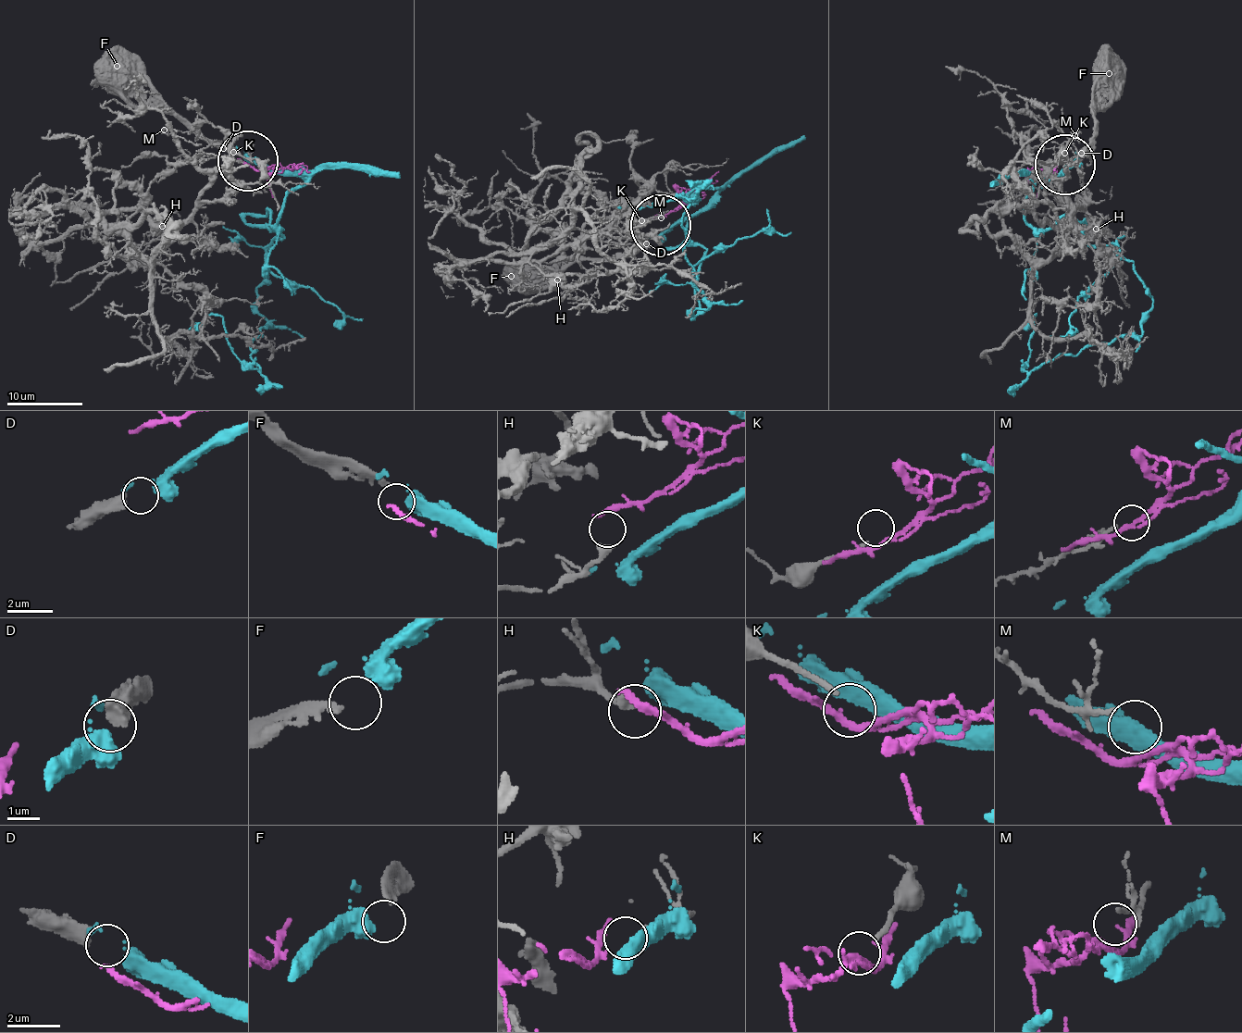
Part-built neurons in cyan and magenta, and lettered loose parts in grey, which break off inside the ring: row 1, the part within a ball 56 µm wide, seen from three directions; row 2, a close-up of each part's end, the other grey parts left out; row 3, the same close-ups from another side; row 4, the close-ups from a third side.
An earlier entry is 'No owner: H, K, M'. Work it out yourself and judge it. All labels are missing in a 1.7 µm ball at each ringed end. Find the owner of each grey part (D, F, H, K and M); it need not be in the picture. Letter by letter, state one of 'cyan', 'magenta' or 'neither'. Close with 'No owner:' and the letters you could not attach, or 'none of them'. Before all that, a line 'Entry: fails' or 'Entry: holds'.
Entry: fails
D: cyan
F: neither
H: magenta
K: neither
M: neither
No owner: F, K, M

